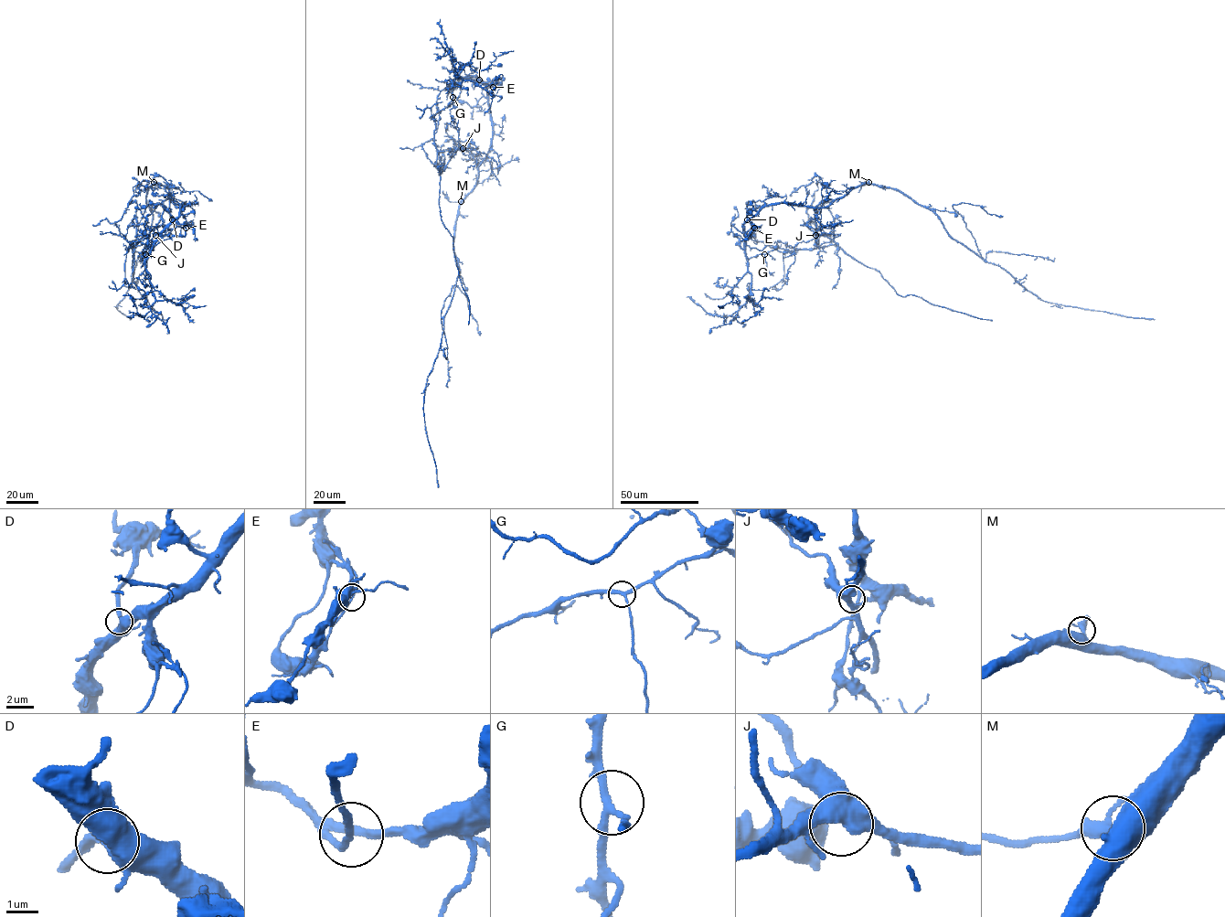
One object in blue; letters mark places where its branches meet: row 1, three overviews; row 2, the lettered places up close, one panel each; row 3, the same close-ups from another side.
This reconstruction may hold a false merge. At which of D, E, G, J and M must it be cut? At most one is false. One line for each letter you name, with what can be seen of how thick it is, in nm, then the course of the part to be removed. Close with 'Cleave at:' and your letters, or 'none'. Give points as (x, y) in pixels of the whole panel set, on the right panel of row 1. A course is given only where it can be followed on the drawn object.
E: 170 nm thick; foreign part runs (754, 229), (746, 239), (750, 248), (834, 245), (877, 270), (898, 294), (992, 320)
Cleave at: E

